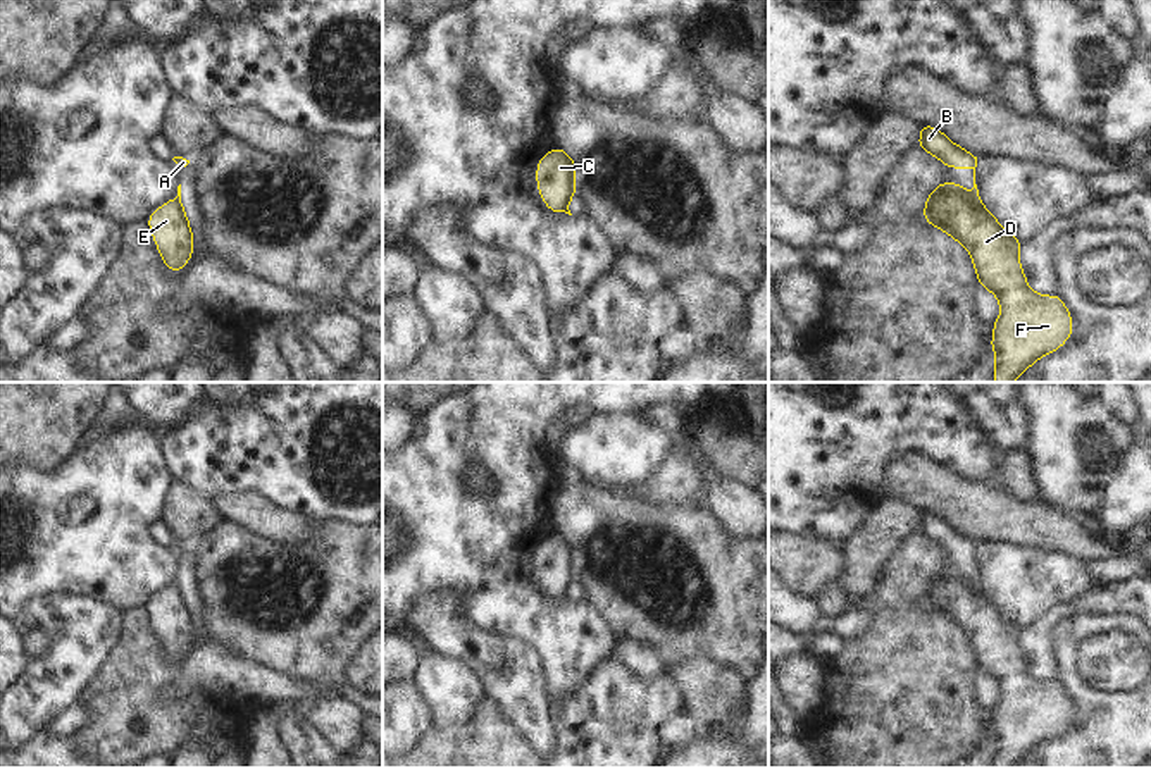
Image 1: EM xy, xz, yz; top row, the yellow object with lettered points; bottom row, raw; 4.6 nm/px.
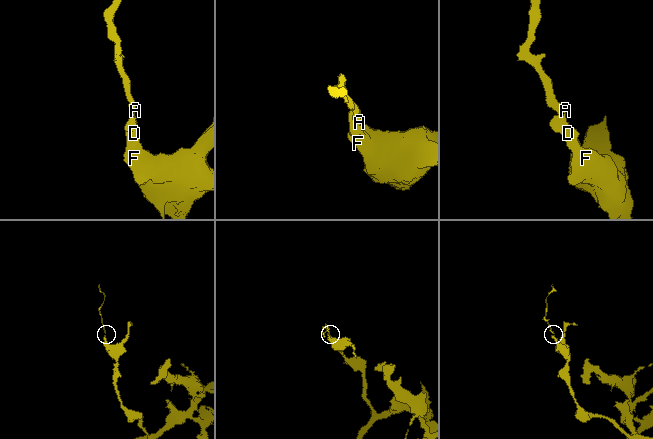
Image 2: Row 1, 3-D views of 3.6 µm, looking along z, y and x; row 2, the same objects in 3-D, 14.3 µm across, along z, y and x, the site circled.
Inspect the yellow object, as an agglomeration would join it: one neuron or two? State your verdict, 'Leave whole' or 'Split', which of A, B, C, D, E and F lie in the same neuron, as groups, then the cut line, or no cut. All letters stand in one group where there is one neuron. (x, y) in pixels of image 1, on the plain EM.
Split. Groups: A B / C D E F. Split along yz (970, 586), (988, 600)

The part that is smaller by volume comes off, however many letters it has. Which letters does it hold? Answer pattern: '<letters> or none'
A, B

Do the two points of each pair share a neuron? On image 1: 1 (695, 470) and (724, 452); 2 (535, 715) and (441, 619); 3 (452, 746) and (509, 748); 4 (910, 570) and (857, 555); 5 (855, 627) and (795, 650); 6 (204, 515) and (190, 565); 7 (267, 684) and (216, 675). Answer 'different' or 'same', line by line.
1: same
2: same
3: same
4: different
5: same
6: different
7: same

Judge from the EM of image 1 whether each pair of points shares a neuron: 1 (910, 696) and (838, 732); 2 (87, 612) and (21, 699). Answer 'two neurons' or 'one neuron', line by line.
1: one neuron
2: one neuron

